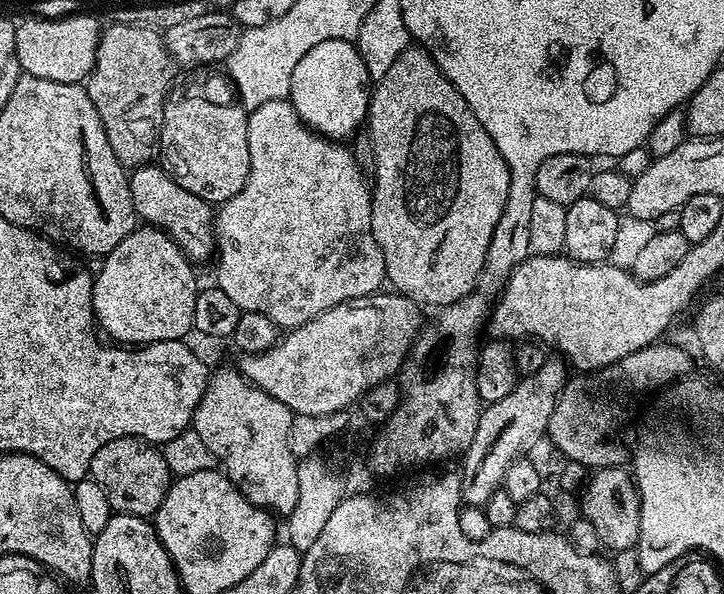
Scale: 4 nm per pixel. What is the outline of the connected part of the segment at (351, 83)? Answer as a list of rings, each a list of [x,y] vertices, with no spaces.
[[[351,40],[318,42],[294,66],[288,96],[306,127],[329,140],[347,141],[368,118],[370,77],[360,49]]]

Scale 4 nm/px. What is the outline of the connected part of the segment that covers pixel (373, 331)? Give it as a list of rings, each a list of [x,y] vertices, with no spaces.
[[[395,290],[359,296],[318,314],[318,318],[302,326],[285,331],[265,352],[241,355],[238,370],[251,384],[270,394],[270,398],[278,398],[278,402],[294,414],[326,415],[351,409],[361,396],[378,386],[378,382],[393,379],[404,367],[404,361],[412,351],[412,342],[422,327],[420,312],[421,305]]]

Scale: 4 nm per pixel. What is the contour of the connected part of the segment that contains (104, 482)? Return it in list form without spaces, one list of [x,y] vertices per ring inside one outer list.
[[[123,436],[114,438],[114,442],[106,442],[90,462],[90,476],[106,490],[113,513],[145,518],[155,517],[158,506],[162,506],[162,498],[166,498],[168,485],[174,479],[166,466],[163,451],[139,436]]]

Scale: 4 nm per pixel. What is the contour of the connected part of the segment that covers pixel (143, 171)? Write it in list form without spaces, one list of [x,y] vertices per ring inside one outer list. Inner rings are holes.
[[[155,163],[143,164],[141,168],[131,169],[128,185],[134,202],[137,217],[145,225],[161,228],[189,260],[199,262],[214,252],[214,208],[208,201],[190,194],[178,186],[178,182],[168,175],[163,167]]]

